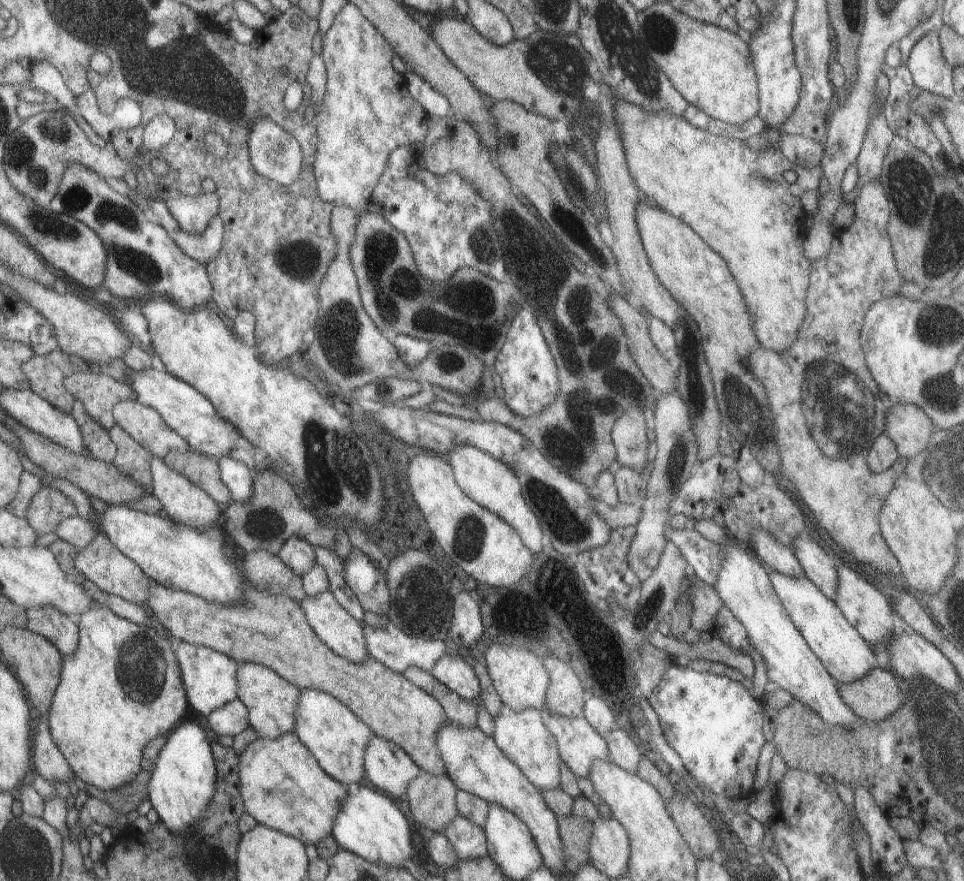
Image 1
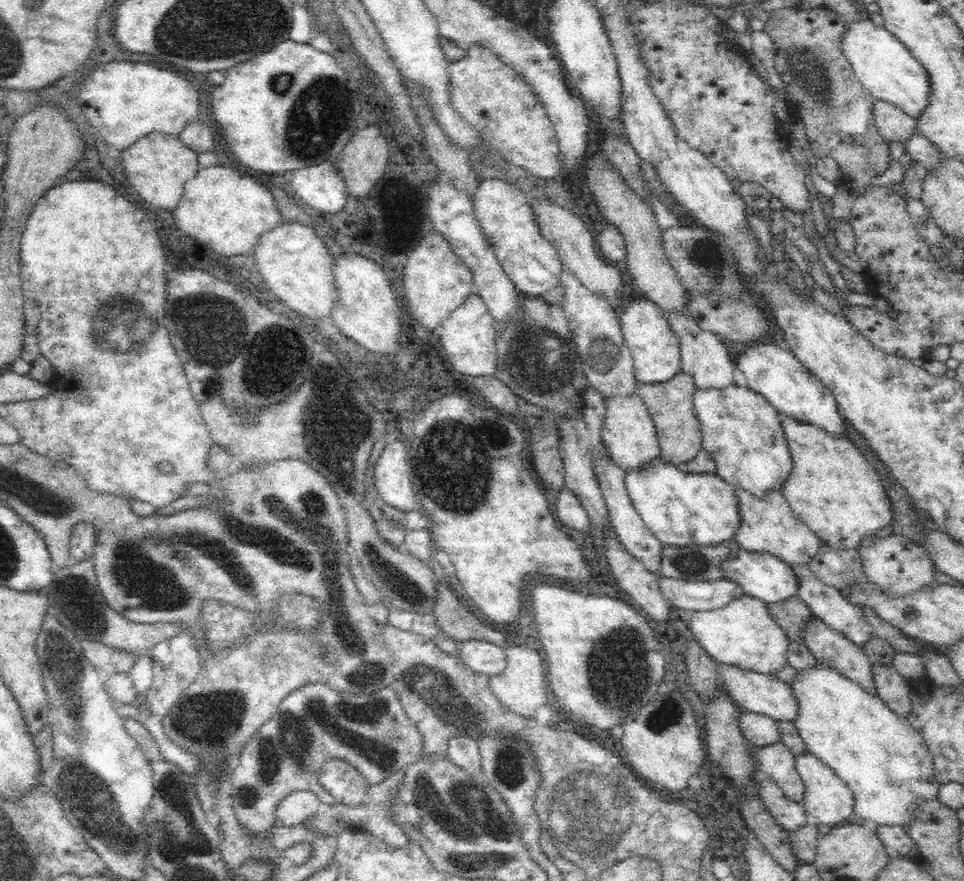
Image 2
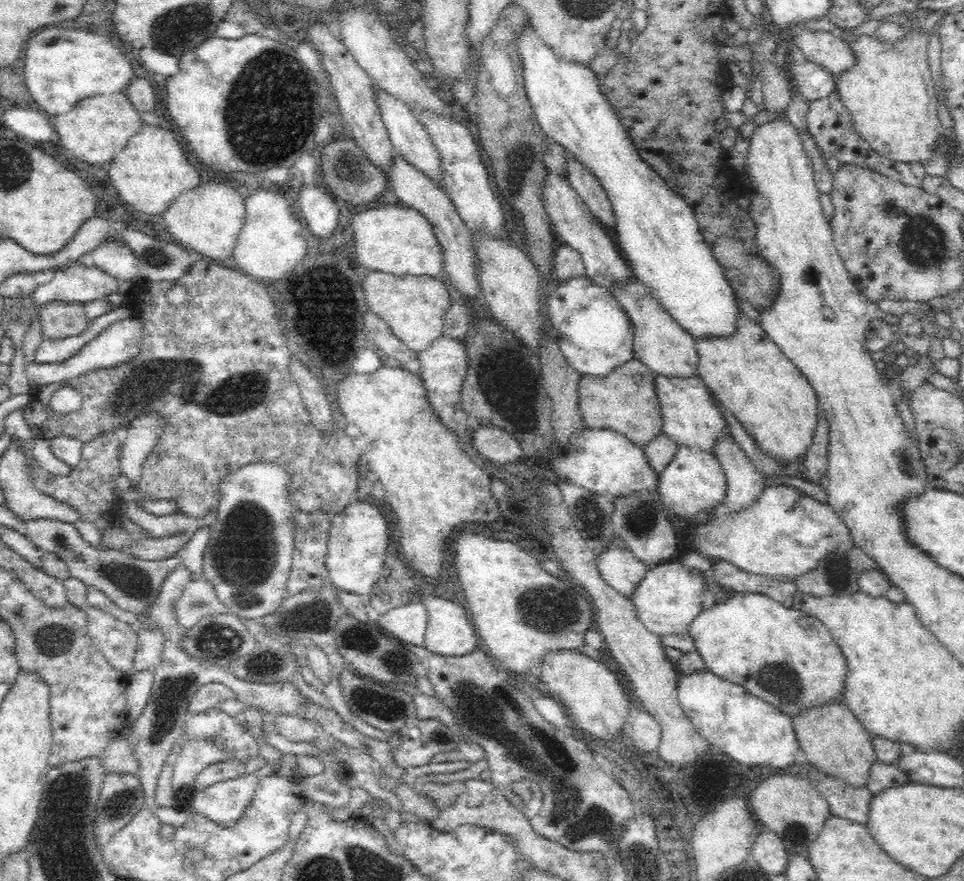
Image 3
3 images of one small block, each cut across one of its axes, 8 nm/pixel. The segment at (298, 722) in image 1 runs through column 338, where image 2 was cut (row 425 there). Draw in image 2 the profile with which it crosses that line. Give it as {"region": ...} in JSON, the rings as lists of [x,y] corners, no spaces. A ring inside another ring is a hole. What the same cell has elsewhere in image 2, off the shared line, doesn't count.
{"region":[[[716,384],[716,386],[702,386],[694,388],[690,394],[694,416],[698,418],[700,432],[702,432],[702,448],[712,456],[718,466],[718,476],[730,484],[740,484],[750,494],[758,498],[764,496],[766,490],[780,490],[780,480],[790,472],[790,452],[786,450],[784,432],[776,418],[776,406],[766,400],[760,392],[752,390],[750,386],[742,384]]]}

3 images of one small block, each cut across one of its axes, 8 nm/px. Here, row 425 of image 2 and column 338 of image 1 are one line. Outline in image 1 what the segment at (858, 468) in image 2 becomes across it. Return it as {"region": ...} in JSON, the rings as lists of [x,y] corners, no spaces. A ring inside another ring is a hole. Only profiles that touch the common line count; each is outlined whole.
{"region":[[[285,732],[277,738],[259,738],[245,748],[239,760],[247,812],[259,824],[297,836],[305,844],[319,846],[321,840],[331,836],[349,792],[359,790],[357,784],[343,784],[327,774],[295,732]]]}

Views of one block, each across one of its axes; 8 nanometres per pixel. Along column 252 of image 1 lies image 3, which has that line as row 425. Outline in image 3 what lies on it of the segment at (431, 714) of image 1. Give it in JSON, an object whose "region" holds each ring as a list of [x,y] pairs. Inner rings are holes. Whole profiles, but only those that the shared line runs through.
{"region":[[[630,358],[628,362],[612,368],[602,376],[580,374],[576,384],[576,412],[578,424],[586,428],[608,428],[626,436],[632,444],[648,444],[660,432],[664,432],[662,410],[652,386],[650,366],[638,358]]]}

